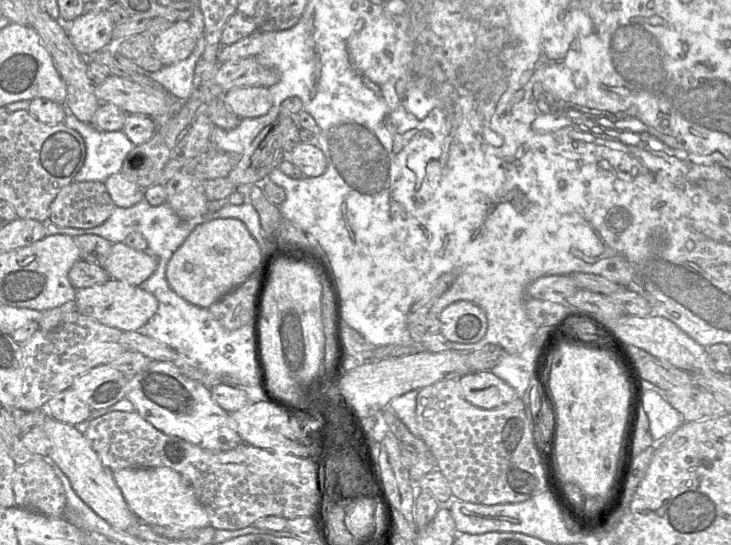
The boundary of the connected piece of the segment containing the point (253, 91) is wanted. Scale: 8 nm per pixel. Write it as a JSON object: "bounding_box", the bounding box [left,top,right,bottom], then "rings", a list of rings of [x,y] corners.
{"bounding_box":[224,86,272,119],"rings":[[[263,86],[230,89],[224,95],[224,101],[240,119],[262,116],[272,107],[270,89]]]}

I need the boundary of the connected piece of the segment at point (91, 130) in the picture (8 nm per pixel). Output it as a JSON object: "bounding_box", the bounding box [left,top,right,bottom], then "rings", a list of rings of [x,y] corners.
{"bounding_box":[64,111,135,182],"rings":[[[67,111],[64,122],[84,139],[86,157],[73,182],[102,181],[121,171],[125,157],[135,146],[122,131],[101,131]]]}

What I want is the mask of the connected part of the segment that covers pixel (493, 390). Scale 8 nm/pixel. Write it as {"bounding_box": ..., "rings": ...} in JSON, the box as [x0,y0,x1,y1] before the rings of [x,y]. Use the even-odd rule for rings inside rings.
{"bounding_box":[458,371,518,409],"rings":[[[491,371],[468,373],[458,381],[463,398],[480,409],[497,409],[518,397],[508,383]]]}

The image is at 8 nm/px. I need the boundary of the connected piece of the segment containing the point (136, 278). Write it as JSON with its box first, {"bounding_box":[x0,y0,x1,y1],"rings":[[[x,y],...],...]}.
{"bounding_box":[104,243,157,286],"rings":[[[113,243],[104,270],[113,279],[139,286],[157,269],[157,258],[147,251],[136,251],[122,243]]]}

